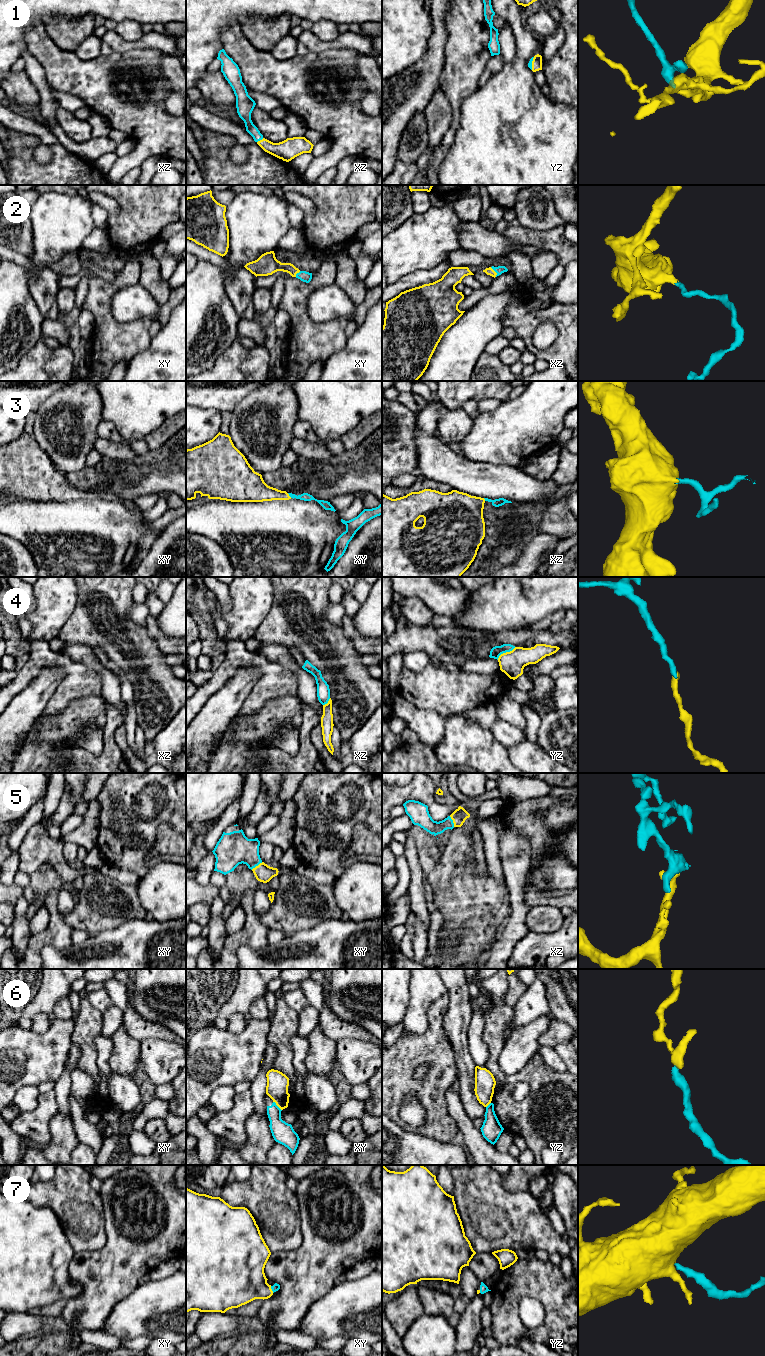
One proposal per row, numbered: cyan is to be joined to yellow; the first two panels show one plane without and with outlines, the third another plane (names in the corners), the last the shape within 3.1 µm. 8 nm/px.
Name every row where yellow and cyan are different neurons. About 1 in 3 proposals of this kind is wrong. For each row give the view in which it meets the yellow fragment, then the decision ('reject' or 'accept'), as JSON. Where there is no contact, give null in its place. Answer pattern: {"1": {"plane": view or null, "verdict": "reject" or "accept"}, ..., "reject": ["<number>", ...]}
{"1": {"plane": "xz", "verdict": "accept"}, "2": {"plane": "xz", "verdict": "accept"}, "3": {"plane": "xy", "verdict": "accept"}, "4": {"plane": "yz", "verdict": "reject"}, "5": {"plane": "xy", "verdict": "accept"}, "6": {"plane": "xy", "verdict": "reject"}, "7": {"plane": "xy", "verdict": "accept"}, "reject": ["4", "6"]}

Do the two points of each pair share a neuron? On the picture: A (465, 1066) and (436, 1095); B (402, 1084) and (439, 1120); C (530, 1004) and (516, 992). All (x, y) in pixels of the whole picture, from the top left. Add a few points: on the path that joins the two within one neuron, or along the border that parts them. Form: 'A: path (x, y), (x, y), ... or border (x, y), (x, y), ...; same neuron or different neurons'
A: border (453, 1050), (458, 1081); different neurons
B: path (414, 1086), (435, 1105), (435, 1108); same neuron
C: border (527, 987), (513, 1008); different neurons

